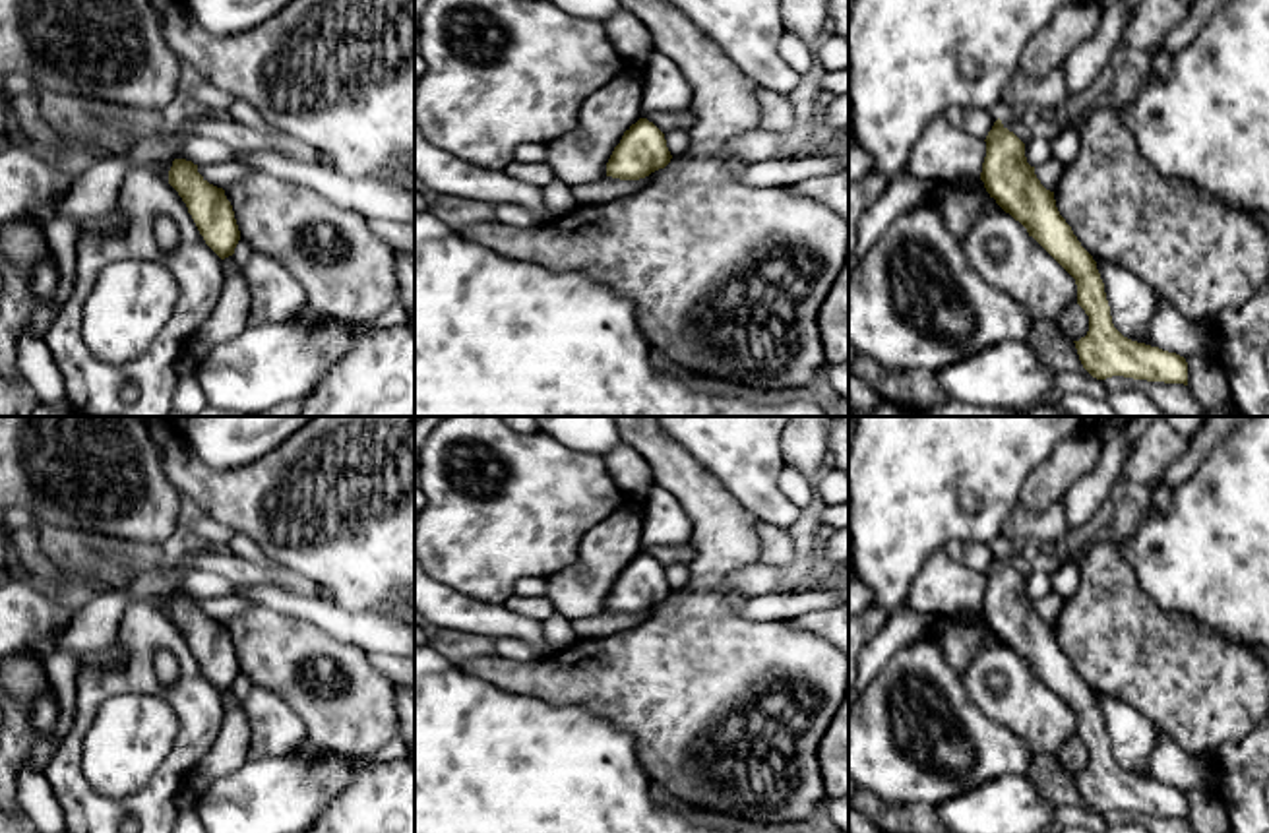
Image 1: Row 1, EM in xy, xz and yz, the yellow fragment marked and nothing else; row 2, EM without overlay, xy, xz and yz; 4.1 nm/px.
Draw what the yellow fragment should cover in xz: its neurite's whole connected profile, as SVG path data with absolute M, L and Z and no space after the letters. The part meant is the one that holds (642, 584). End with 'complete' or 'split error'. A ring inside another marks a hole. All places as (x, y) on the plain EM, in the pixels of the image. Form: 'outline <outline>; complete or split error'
outline M639 552L614 581L606 597L606 610L639 614L665 602L670 593L665 568L647 552Z; complete

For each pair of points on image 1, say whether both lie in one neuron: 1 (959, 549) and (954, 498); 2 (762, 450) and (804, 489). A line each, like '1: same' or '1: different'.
1: different
2: different

